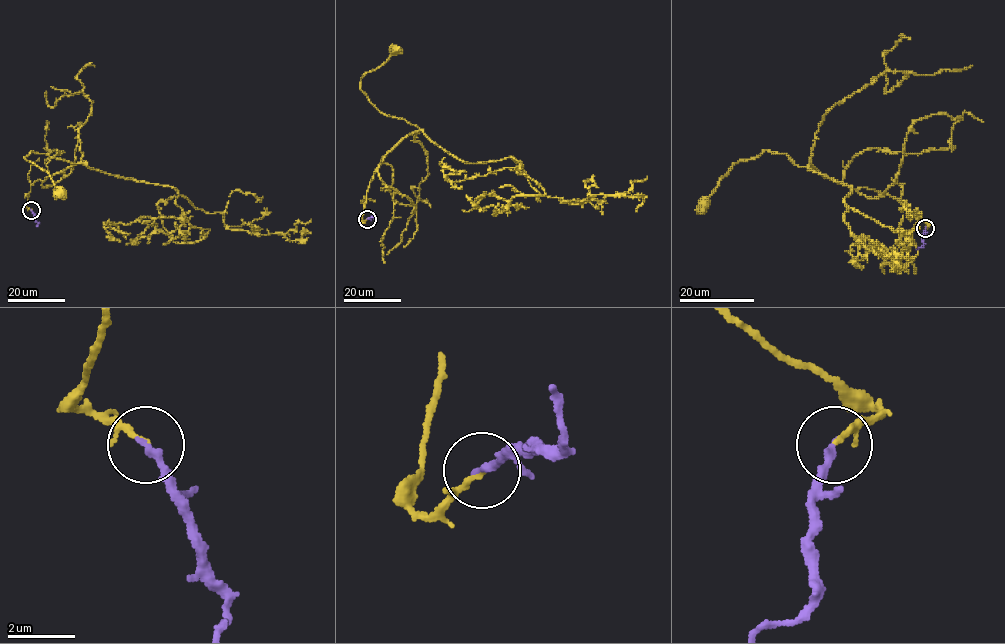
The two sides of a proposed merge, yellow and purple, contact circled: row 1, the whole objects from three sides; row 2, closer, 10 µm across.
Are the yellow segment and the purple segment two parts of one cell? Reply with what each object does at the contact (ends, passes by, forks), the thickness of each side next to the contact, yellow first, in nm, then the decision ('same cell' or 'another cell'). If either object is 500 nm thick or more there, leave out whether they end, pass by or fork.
yellow passes by; purple ends; calibres 110 and 240 nm; same cell

